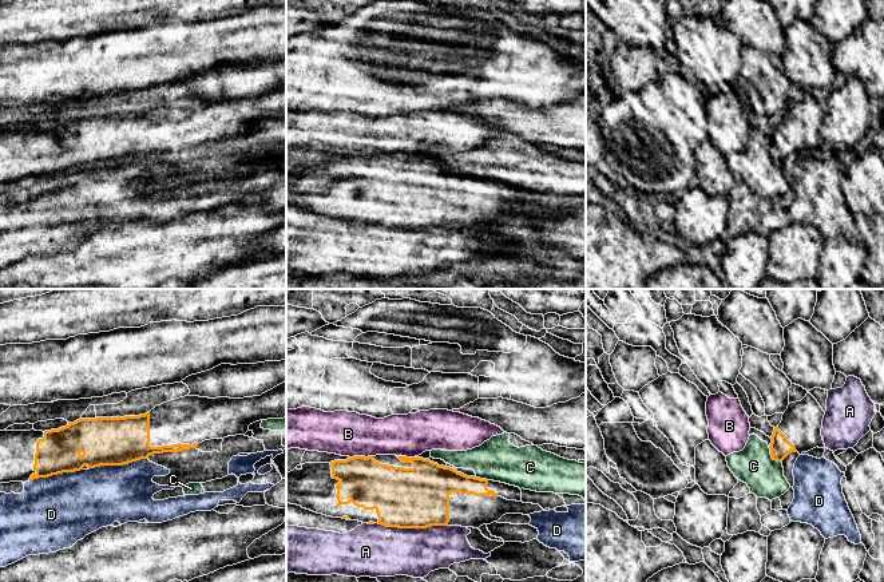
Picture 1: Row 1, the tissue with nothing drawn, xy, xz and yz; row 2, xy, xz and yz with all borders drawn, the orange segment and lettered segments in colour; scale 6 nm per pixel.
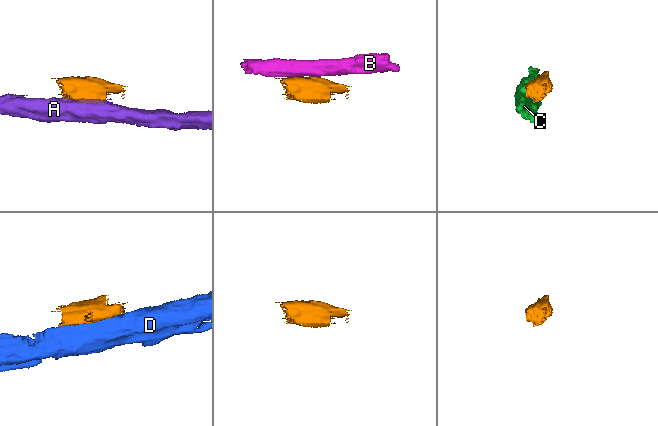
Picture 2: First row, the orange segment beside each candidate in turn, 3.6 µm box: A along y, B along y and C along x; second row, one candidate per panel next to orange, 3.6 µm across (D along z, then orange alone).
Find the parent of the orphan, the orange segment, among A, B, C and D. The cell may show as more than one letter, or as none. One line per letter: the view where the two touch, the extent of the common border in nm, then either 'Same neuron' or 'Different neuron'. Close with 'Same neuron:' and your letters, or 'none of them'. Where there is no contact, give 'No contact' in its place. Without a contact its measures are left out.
A: Touches orange in xz. Shared border 420 nm. Different neuron
B: Touches orange in xz. Shared border 140 nm. Different neuron
C: Touches orange in yz. Shared border 120 nm. Different neuron
D: Touches orange in xy. Shared border 360 nm. Different neuron
Same neuron: none of them

